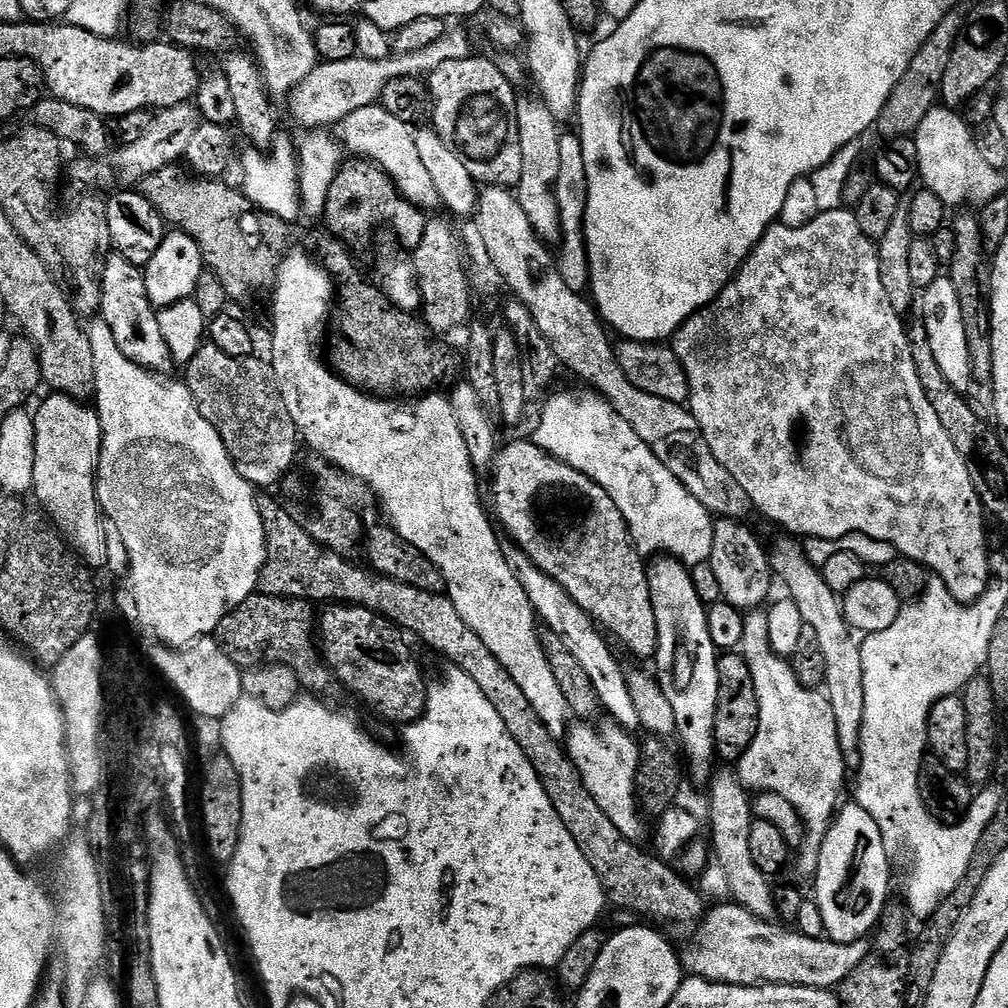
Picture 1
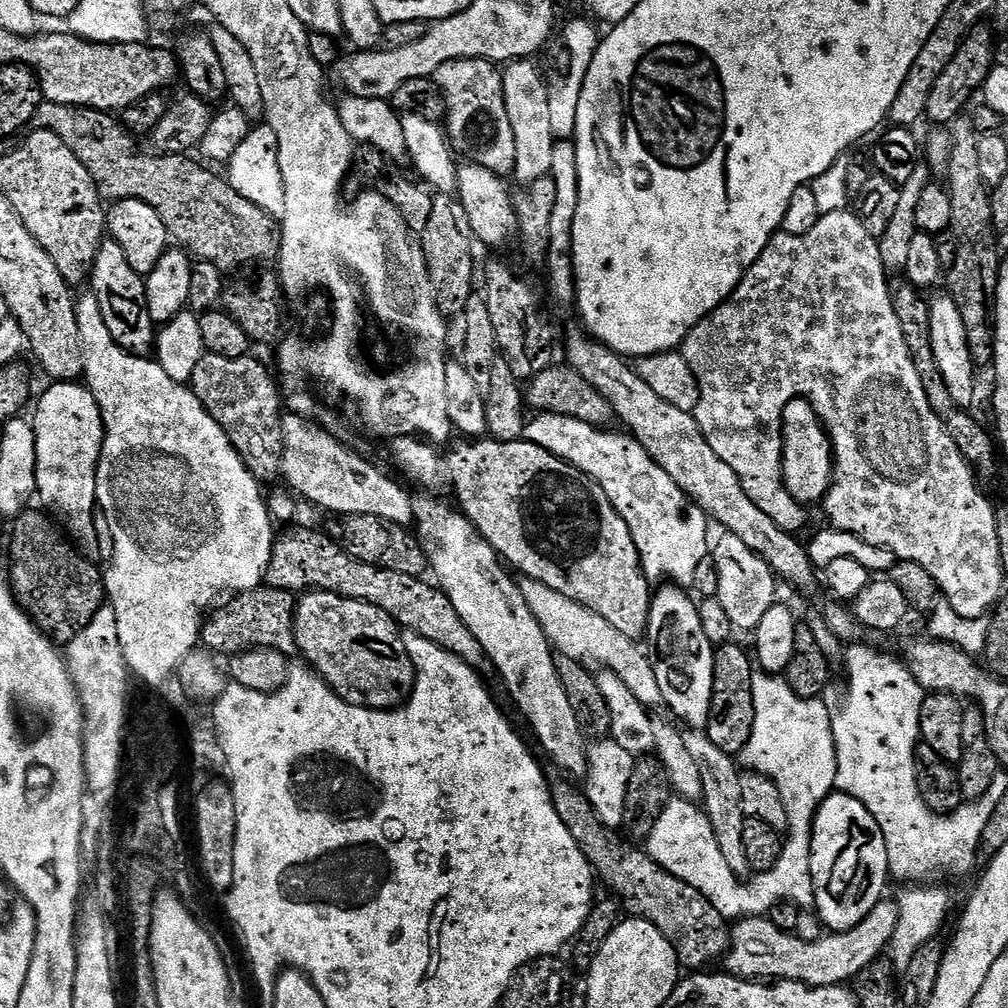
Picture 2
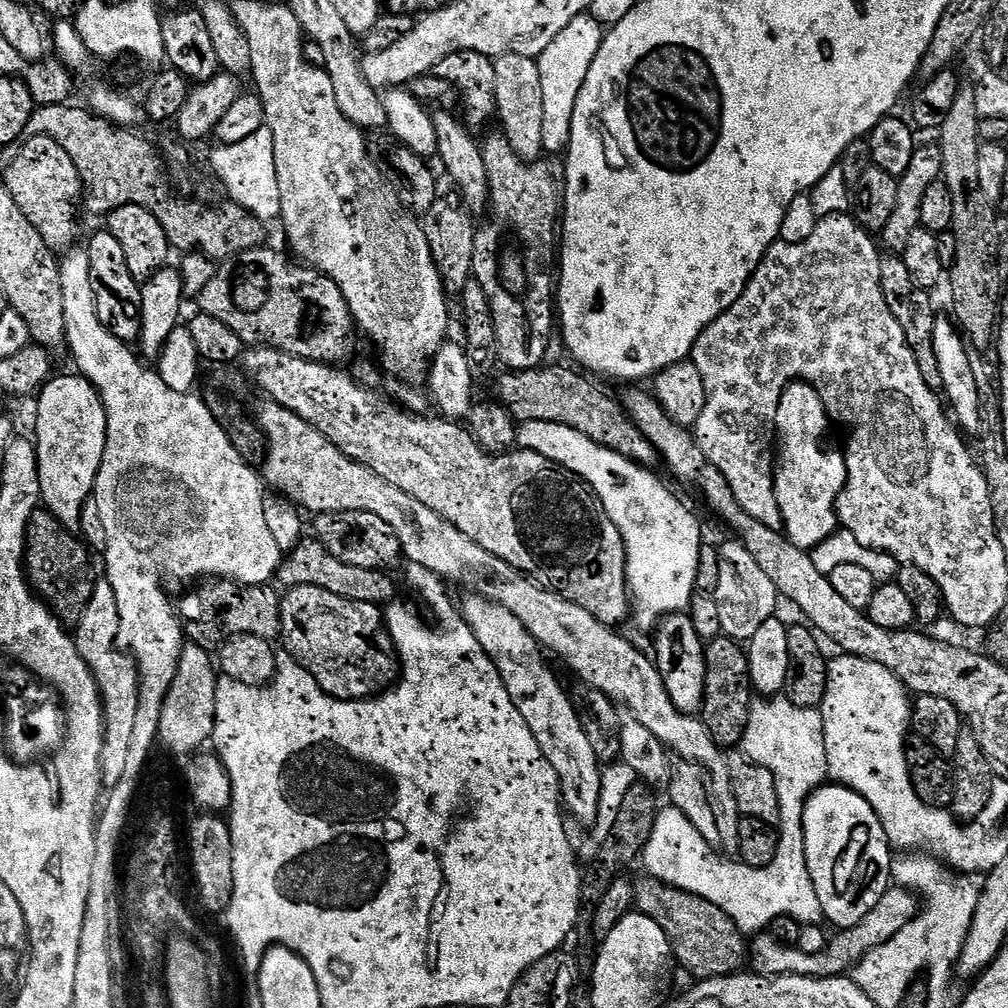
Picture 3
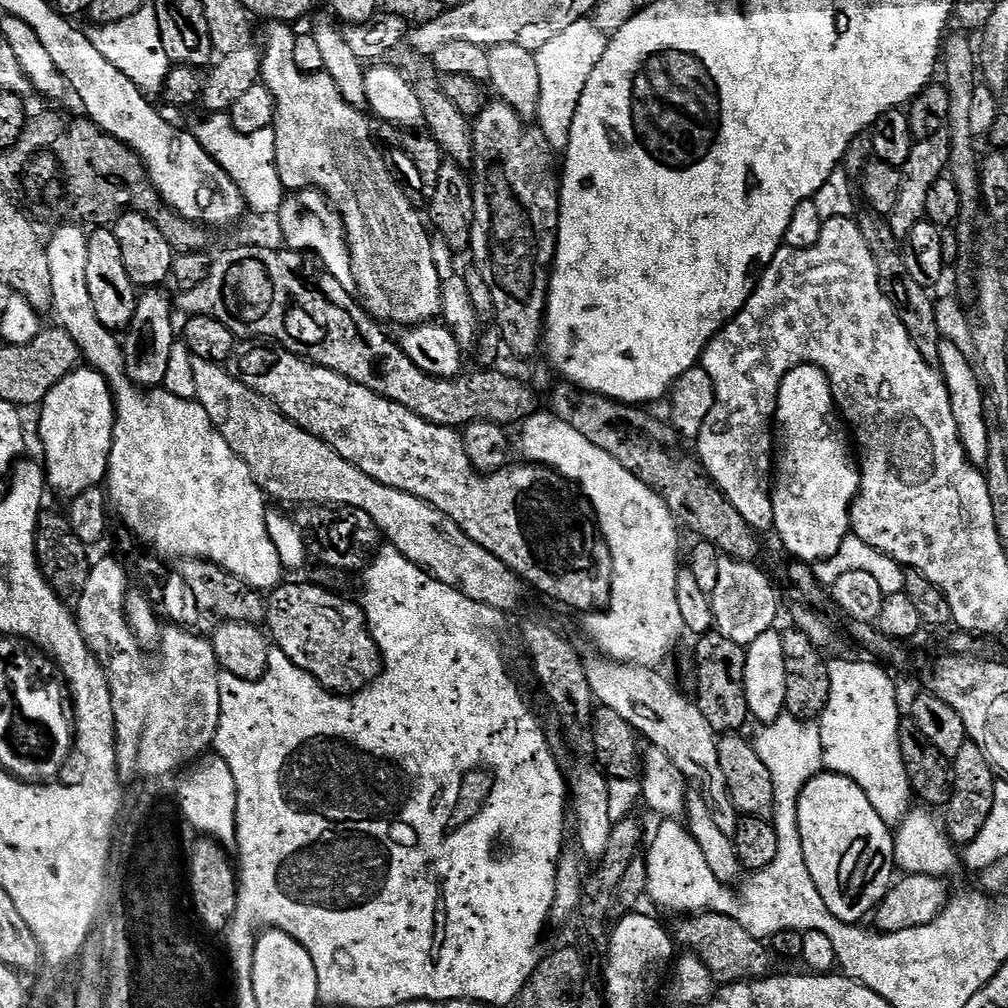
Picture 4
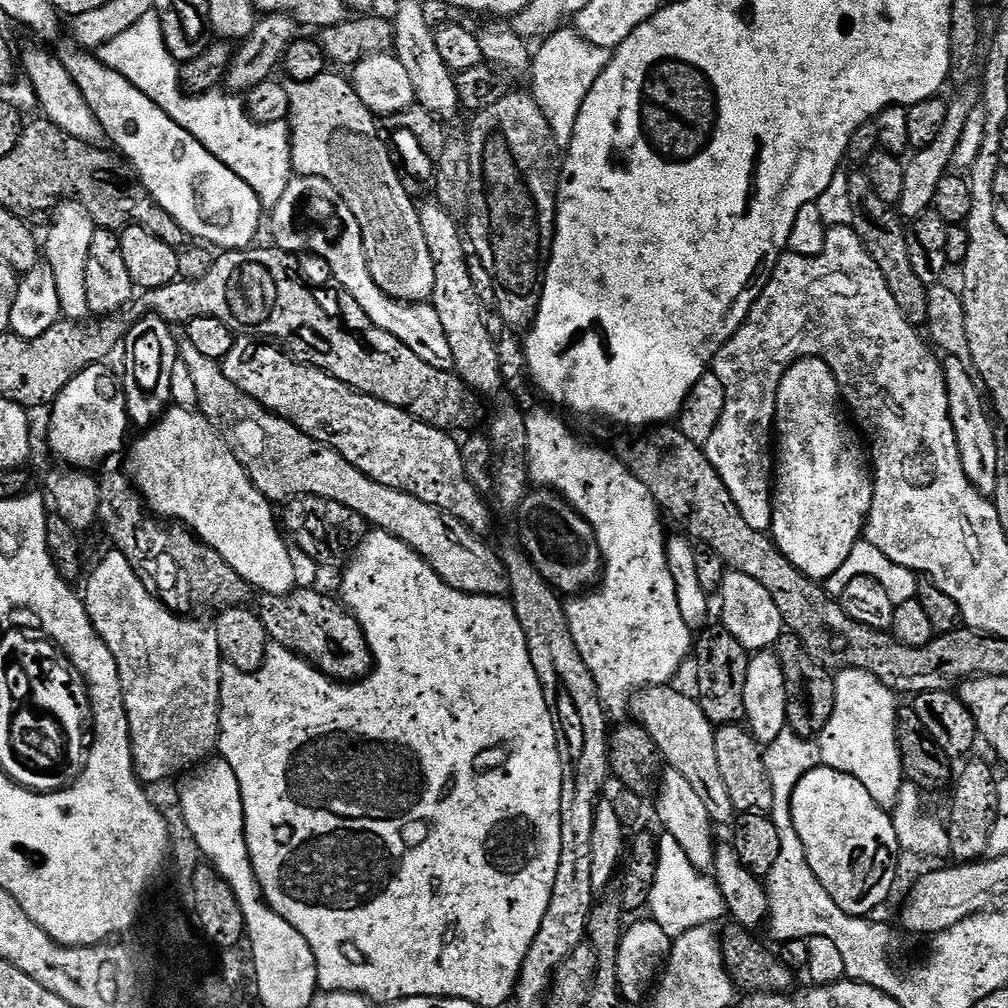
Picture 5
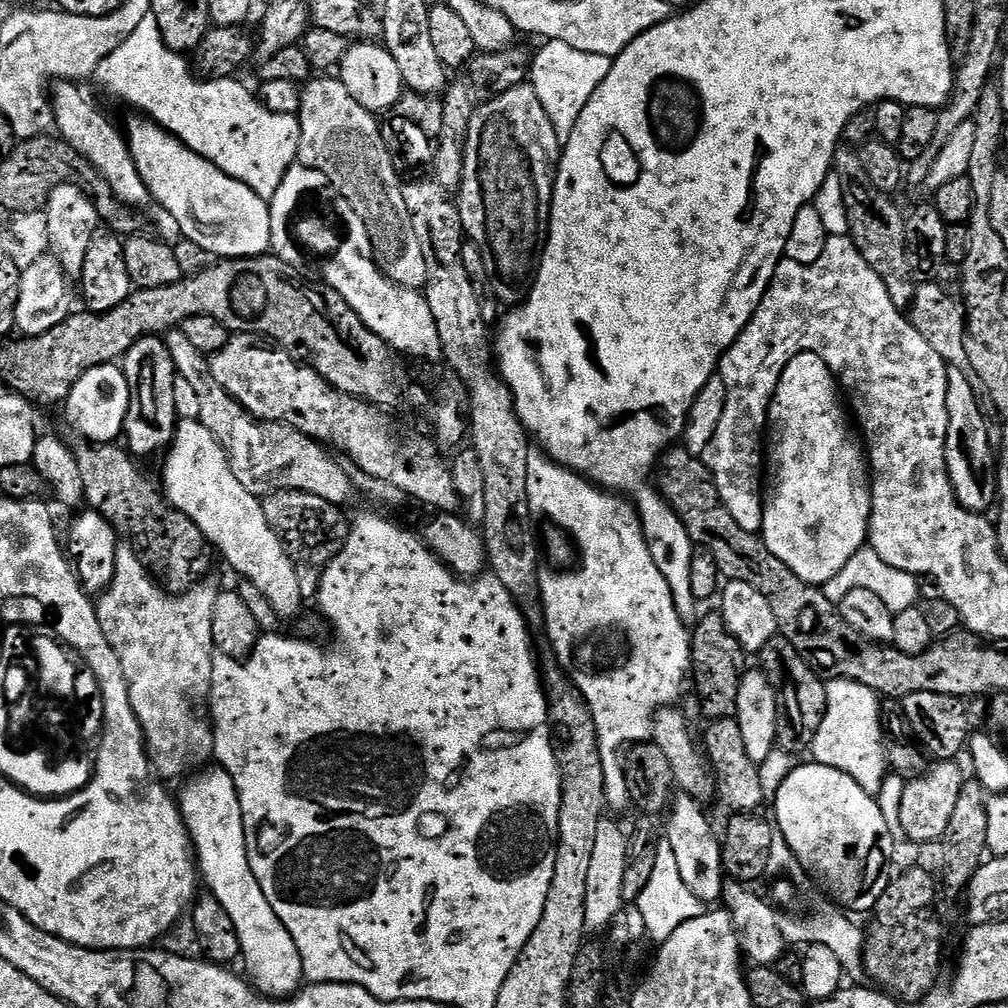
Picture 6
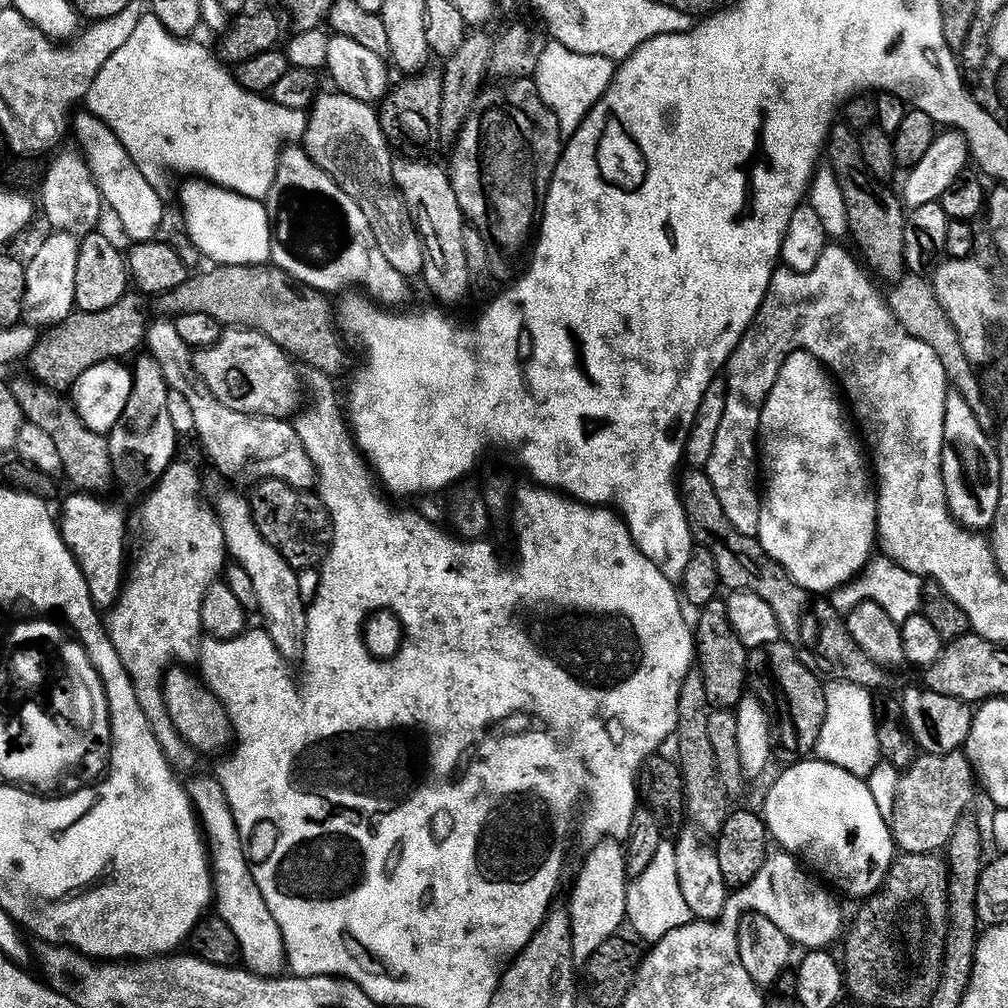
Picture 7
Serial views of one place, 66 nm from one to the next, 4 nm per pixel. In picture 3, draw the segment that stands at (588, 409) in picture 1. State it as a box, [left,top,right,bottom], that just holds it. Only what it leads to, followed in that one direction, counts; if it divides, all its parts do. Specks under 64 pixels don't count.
[516,420,700,633]

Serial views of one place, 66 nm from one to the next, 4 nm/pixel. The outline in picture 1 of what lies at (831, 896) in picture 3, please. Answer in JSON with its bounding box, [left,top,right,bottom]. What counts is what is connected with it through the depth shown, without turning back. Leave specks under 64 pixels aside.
[814,804,890,944]

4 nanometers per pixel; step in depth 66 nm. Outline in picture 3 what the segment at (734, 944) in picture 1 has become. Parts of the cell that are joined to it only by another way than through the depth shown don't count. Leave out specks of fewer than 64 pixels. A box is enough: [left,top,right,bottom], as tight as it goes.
[750,886,921,976]

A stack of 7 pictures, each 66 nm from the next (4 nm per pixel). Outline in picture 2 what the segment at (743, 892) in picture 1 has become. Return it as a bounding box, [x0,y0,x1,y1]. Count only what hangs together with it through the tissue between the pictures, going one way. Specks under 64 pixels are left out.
[684,730,750,877]

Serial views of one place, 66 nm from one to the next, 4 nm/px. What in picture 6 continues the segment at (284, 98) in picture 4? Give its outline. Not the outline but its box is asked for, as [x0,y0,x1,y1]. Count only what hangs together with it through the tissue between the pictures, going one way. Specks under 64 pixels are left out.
[298,78,428,289]

